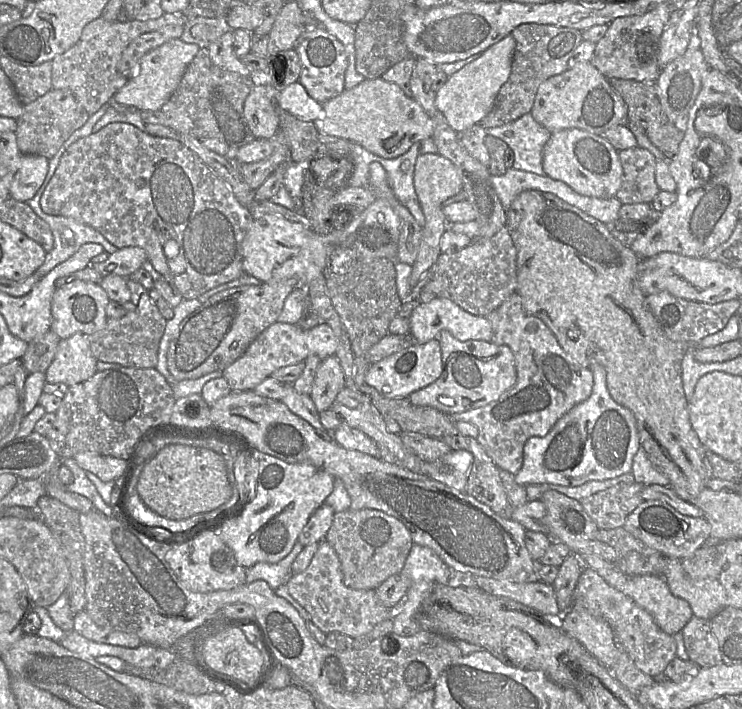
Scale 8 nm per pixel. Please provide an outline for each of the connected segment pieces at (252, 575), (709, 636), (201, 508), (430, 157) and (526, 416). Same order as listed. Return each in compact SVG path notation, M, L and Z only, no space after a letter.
M296 542L291 552L277 563L257 562L246 568L246 582L256 580L266 581L271 589L275 590L283 584L287 584L292 574L292 564L304 546Z
M692 616L681 632L690 661L702 668L723 662L718 642L711 631L710 620Z
M167 445L157 451L144 466L137 490L151 510L171 520L204 515L232 496L232 485L223 459L211 449L182 445Z
M438 153L422 154L418 156L416 161L414 188L425 217L425 225L422 229L419 251L416 260L412 264L412 272L410 275L411 287L417 284L441 254L440 241L448 228L448 223L443 213L443 203L463 190L463 182L459 170L450 160Z
M515 292L486 318L492 325L491 342L496 345L507 345L515 358L517 381L498 400L483 407L450 415L454 422L464 421L478 429L476 440L486 454L500 469L515 474L523 464L523 447L531 437L544 437L555 423L571 408L583 402L592 393L593 374L589 368L578 365L559 345L553 332L539 318L529 315L522 306L520 295Z

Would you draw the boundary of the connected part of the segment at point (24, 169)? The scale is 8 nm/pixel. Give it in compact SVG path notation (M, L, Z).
M22 154L20 167L16 172L10 186L10 198L25 203L32 199L46 177L48 165L49 159L45 158L44 156Z

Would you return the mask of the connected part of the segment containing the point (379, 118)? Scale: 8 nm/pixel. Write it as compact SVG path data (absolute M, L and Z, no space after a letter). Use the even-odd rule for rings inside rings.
M381 77L365 79L357 86L345 89L341 94L322 105L323 118L314 121L319 133L357 143L367 151L384 159L395 159L403 155L414 143L431 138L434 131L433 122L421 105L412 97L406 96L397 84L386 82Z

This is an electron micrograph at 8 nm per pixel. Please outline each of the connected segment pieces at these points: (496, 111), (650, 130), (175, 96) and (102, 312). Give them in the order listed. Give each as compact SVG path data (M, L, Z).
M536 23L521 24L511 35L515 40L511 73L501 86L492 110L478 123L484 129L503 126L530 113L540 84L568 69L568 59L583 40L582 31L577 29Z
M618 78L608 80L613 90L624 100L627 106L626 125L627 123L635 123L636 126L640 126L649 141L657 147L668 160L671 160L677 154L685 132L678 130L674 123L665 115L655 83L642 83Z
M200 48L185 70L178 87L161 107L161 112L168 119L169 127L179 134L189 134L199 140L216 138L229 147L240 148L256 139L244 115L244 102L256 84L258 82L254 76L242 76L214 65L210 58L209 49Z
M73 280L55 290L52 297L51 330L60 339L67 339L76 333L92 335L105 328L107 323L106 307L110 299L106 291L97 283Z

